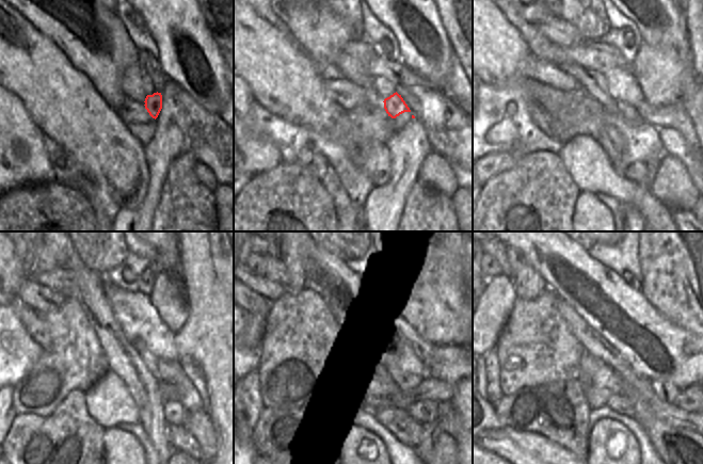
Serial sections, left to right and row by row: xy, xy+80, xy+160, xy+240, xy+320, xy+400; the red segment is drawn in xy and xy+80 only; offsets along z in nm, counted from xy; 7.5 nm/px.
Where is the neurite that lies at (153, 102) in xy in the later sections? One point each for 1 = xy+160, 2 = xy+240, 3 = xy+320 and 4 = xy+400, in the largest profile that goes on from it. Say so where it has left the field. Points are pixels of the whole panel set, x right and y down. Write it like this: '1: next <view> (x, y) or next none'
1: next xy+160 (689, 115)
2: next xy+240 (211, 338)
3: next xy+320 (445, 318)
4: next xy+400 (689, 321)

